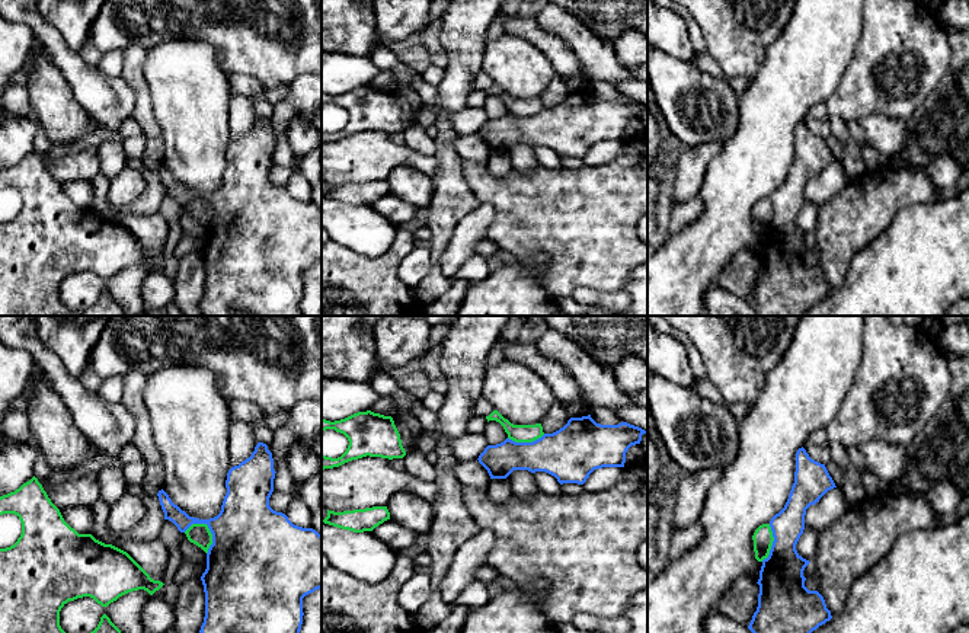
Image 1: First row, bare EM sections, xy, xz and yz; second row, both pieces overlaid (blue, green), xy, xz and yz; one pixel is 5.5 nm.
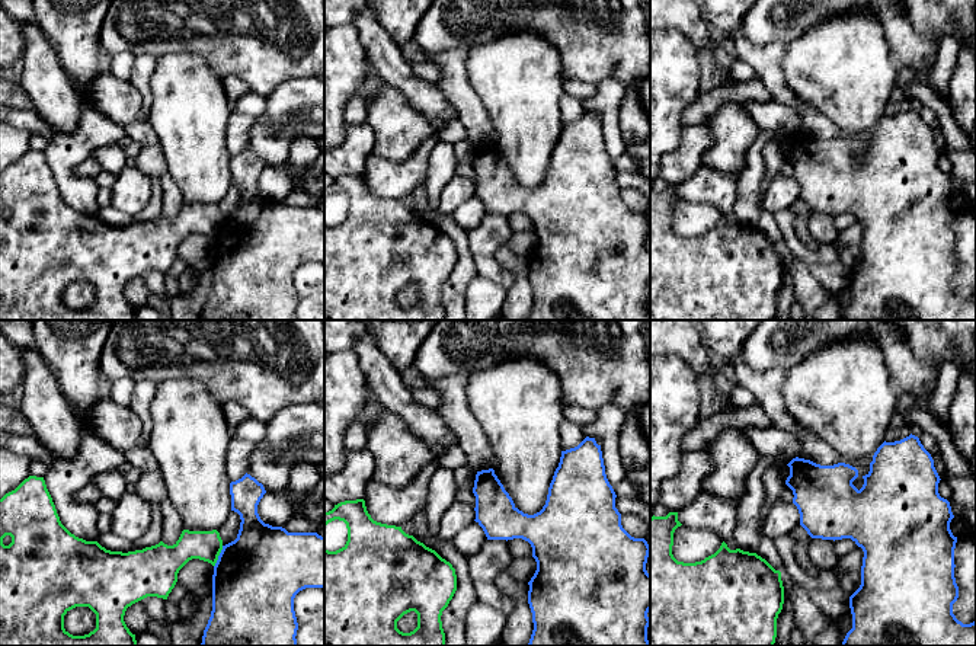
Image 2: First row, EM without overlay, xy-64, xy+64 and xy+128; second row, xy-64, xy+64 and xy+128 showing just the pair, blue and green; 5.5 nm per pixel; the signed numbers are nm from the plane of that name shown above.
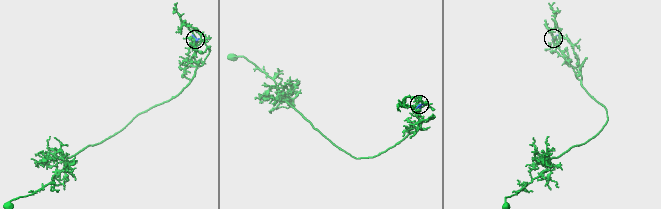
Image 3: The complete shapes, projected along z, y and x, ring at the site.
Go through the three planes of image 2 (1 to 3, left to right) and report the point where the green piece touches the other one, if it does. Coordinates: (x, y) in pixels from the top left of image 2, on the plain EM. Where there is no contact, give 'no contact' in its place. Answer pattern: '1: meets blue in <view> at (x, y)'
1: meets blue in xy-64 at (218, 230)
2: no contact
3: no contact

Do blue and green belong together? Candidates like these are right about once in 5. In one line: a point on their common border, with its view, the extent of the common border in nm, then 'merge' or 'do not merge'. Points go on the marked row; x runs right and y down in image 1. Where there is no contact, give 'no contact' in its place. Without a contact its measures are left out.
meets blue in xy at (211, 533); contact 190 nm long; do not merge

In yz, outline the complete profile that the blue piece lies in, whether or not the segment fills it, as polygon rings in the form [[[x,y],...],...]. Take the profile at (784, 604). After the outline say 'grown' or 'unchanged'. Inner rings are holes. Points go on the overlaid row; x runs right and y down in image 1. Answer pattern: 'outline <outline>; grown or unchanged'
outline [[[799,448],[789,499],[770,521],[774,541],[757,582],[758,607],[748,626],[752,633],[812,633],[832,618],[824,597],[805,586],[803,570],[810,562],[797,553],[796,544],[805,530],[806,509],[834,487],[825,464]]]; unchanged

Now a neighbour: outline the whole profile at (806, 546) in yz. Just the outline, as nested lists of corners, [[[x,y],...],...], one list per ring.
[[[805,527],[803,534],[800,536],[797,544],[796,544],[796,550],[799,553],[799,556],[802,556],[803,559],[812,562],[815,554],[816,554],[816,549],[818,549],[818,538],[819,534],[816,530],[810,528],[810,527]]]

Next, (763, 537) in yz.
[[[762,524],[759,525],[754,536],[754,552],[755,552],[755,559],[758,562],[762,562],[764,559],[768,557],[774,537],[770,524]]]

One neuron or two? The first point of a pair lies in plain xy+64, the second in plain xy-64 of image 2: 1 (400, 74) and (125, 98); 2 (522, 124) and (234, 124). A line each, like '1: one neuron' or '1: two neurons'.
1: one neuron
2: two neurons

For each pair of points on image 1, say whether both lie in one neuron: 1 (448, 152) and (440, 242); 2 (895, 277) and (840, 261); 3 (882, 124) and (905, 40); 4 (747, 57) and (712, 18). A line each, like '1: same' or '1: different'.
1: same
2: different
3: different
4: same

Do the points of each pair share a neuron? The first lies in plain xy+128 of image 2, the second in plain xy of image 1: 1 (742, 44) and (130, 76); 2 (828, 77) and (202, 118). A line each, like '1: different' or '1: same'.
1: same
2: same

